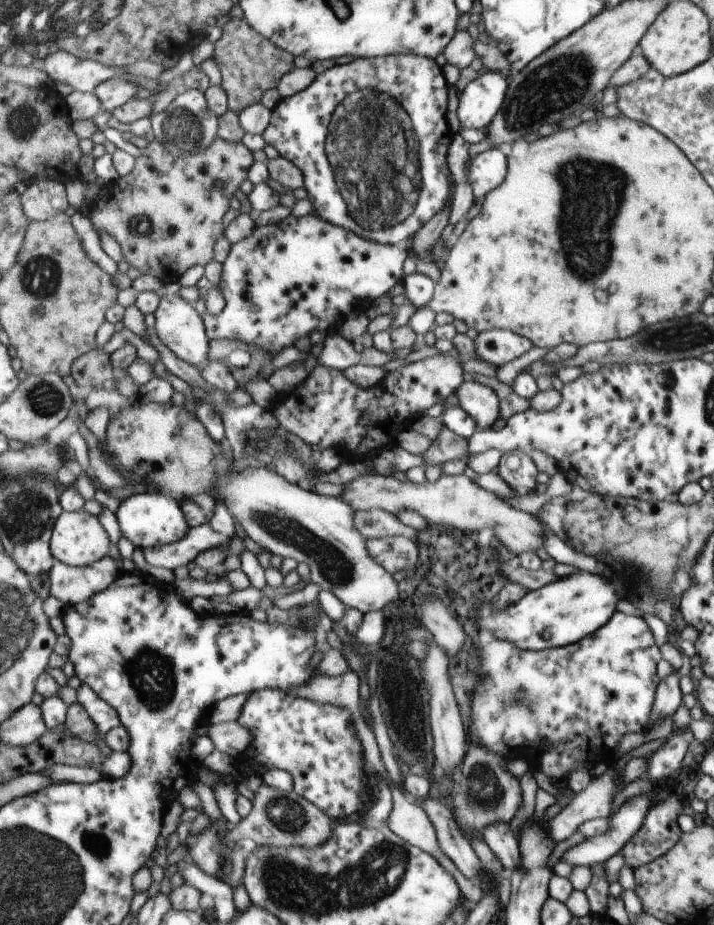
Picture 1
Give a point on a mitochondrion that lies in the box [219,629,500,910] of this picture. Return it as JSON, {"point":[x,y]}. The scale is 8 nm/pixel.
{"point":[286,815]}

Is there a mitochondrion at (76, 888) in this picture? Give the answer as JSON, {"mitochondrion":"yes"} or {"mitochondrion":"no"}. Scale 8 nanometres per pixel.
{"mitochondrion":"yes"}

